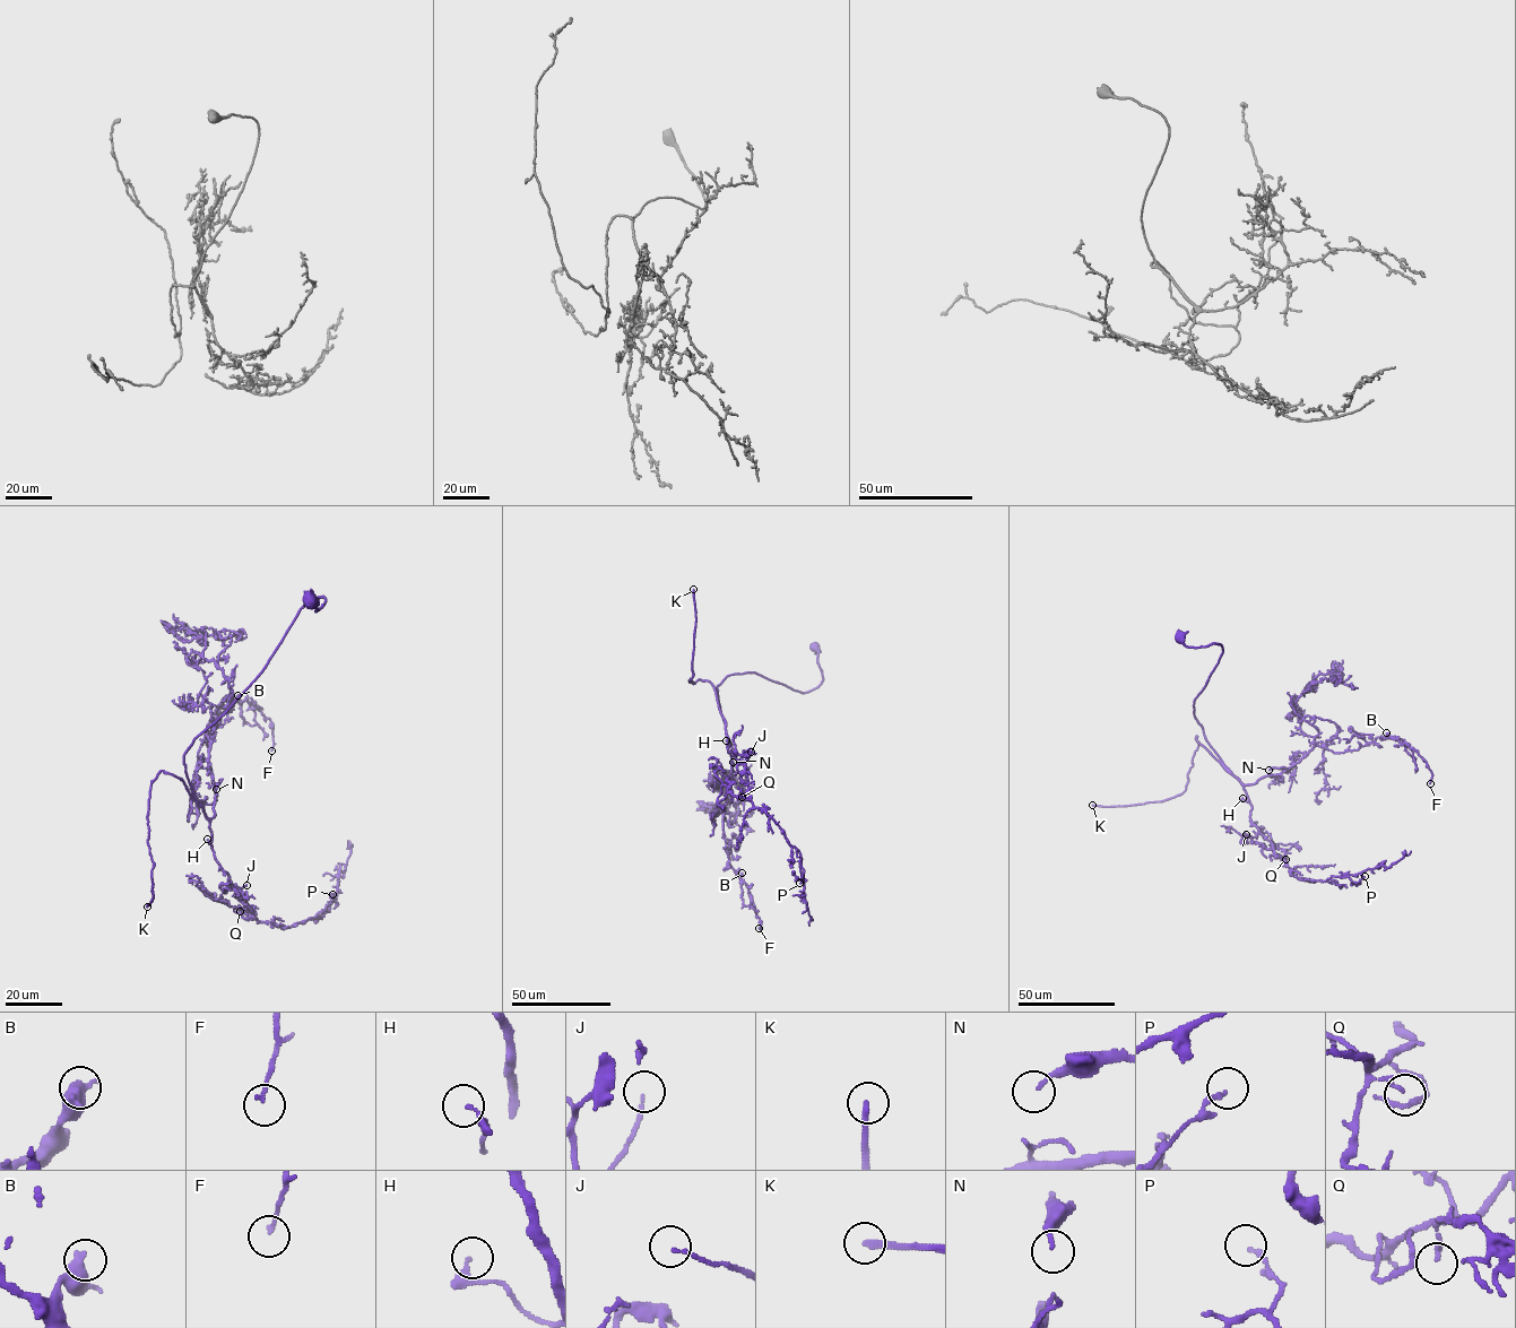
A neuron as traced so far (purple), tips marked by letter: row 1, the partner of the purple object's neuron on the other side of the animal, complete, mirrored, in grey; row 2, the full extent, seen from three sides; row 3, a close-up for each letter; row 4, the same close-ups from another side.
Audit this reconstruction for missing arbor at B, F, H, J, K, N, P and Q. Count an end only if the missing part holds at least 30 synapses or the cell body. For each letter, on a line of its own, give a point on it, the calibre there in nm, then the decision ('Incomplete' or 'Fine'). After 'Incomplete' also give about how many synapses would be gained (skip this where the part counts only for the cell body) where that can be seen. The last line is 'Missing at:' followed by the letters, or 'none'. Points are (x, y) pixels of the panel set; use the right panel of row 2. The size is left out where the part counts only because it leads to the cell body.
B: Place: (1386, 732). Thickness 440 nm. Fine
F: Place: (1430, 783). Thickness 120 nm. Fine
H: Place: (1242, 798). Thickness 150 nm. Fine
J: Place: (1246, 834). Thickness 120 nm. Incomplete. Roughly 70 synapses
K: Place: (1092, 805). Thickness 240 nm. Incomplete. Roughly 90 synapses
N: Place: (1268, 770). Thickness 140 nm. Fine
P: Place: (1365, 876). Thickness 180 nm. Fine
Q: Place: (1285, 859). Thickness 140 nm. Fine
Missing at: J, K

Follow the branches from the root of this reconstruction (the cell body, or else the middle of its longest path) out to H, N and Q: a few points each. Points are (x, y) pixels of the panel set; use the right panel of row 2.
H: (1180, 638), (1188, 647), (1215, 643), (1222, 648), (1195, 700), (1194, 717), (1248, 801), (1242, 798)
N: (1180, 638), (1188, 647), (1215, 643), (1222, 648), (1194, 704), (1209, 745), (1244, 784), (1284, 771), (1268, 770)
Q: (1180, 638), (1188, 647), (1222, 648), (1195, 700), (1194, 717), (1244, 787), (1250, 821), (1285, 859)

